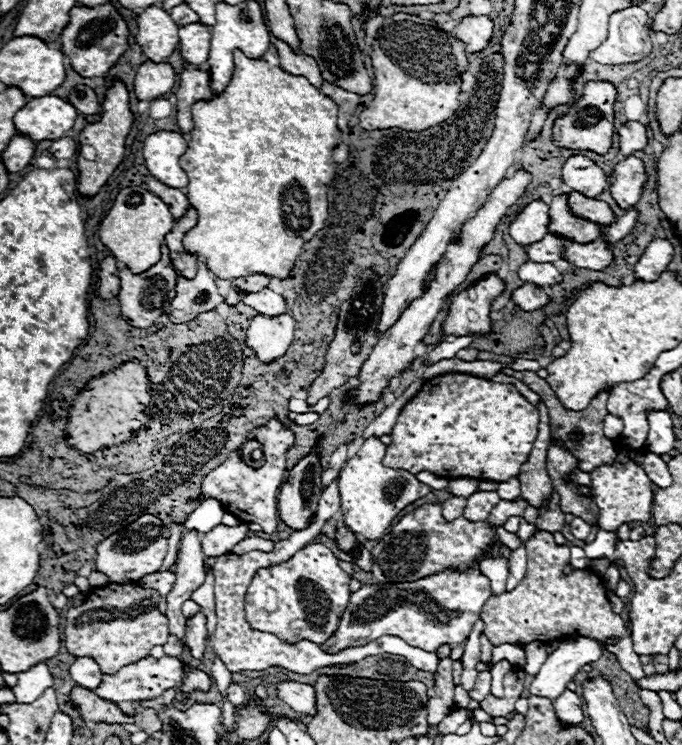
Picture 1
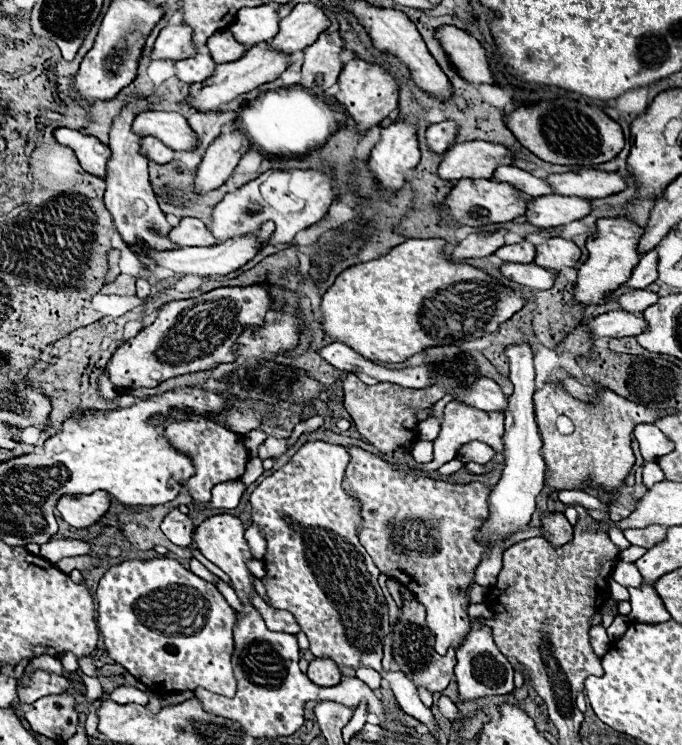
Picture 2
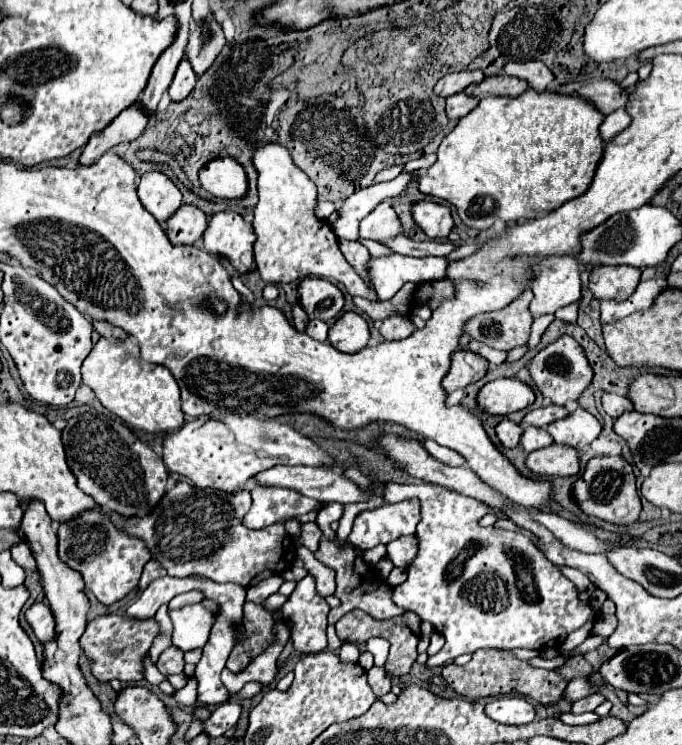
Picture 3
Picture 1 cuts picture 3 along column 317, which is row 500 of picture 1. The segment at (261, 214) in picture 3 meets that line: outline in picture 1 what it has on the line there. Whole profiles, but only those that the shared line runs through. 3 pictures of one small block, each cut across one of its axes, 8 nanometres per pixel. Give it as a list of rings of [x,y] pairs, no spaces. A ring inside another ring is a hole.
[[[272,418],[268,424],[254,428],[248,434],[248,440],[256,440],[262,444],[262,464],[252,468],[242,460],[242,448],[234,450],[226,462],[222,462],[218,468],[214,468],[200,486],[202,500],[214,498],[222,504],[222,508],[230,514],[234,514],[242,522],[256,522],[262,526],[262,532],[272,534],[278,526],[278,506],[276,496],[280,492],[280,486],[286,480],[286,454],[294,446],[294,432],[284,426],[278,418]]]

